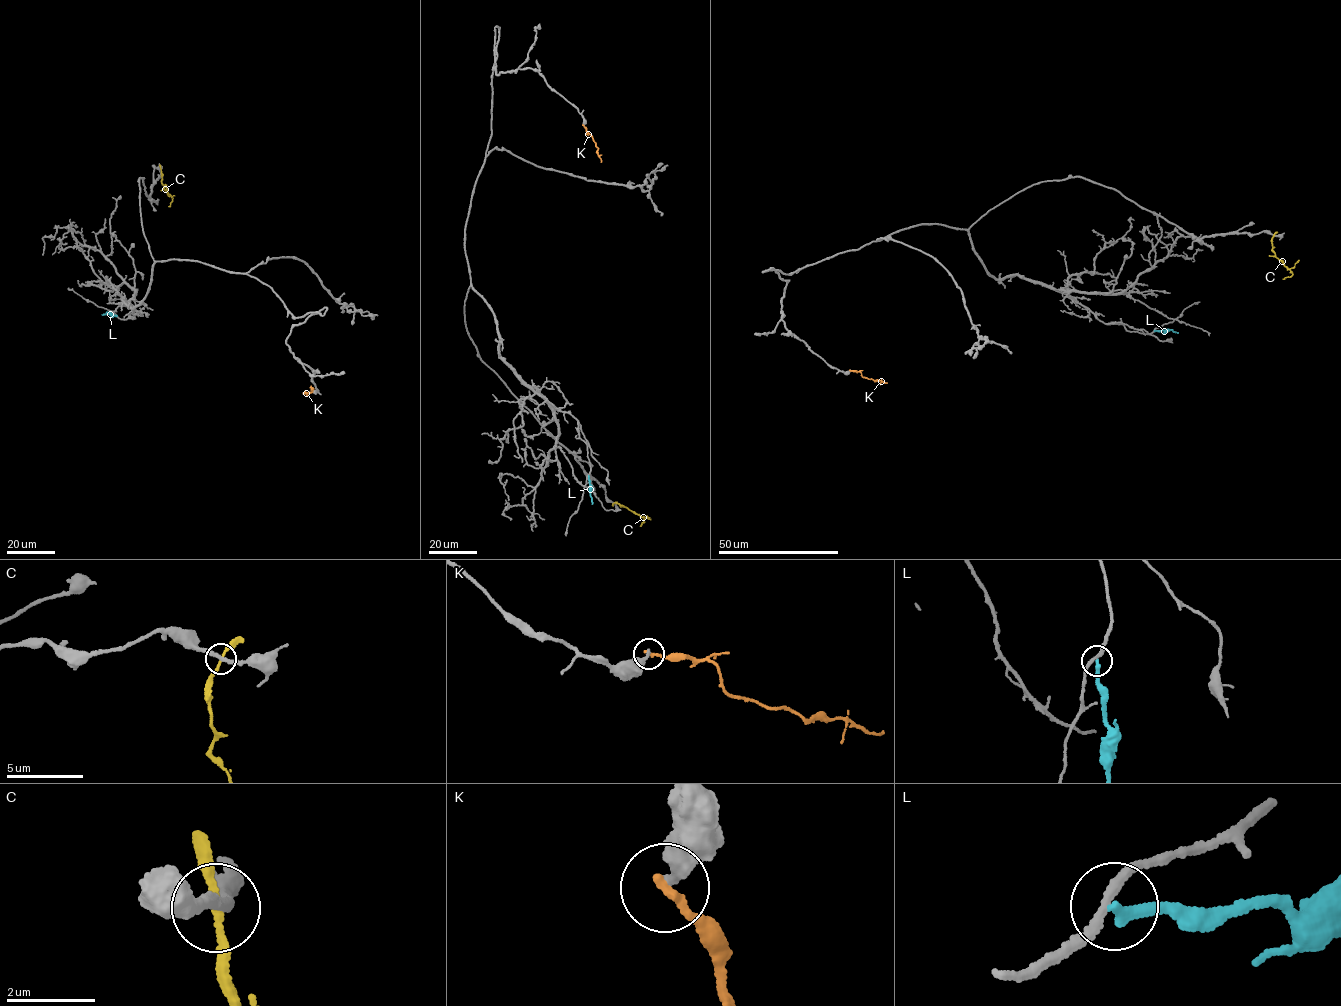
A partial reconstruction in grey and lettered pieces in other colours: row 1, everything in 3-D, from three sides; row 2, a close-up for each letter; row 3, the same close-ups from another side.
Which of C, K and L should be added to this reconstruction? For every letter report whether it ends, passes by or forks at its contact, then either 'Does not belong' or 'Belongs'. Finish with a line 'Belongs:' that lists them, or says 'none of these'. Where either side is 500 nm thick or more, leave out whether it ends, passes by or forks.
C: It passes by. Does not belong
K: It ends there. Does not belong
L: It ends there. Does not belong
Belongs: none of these

